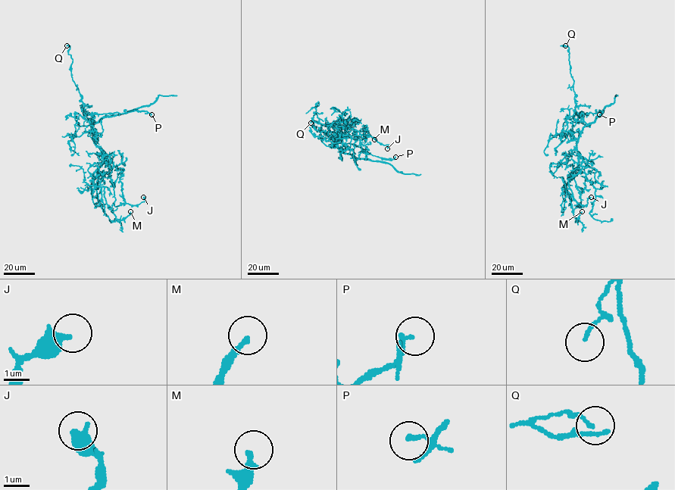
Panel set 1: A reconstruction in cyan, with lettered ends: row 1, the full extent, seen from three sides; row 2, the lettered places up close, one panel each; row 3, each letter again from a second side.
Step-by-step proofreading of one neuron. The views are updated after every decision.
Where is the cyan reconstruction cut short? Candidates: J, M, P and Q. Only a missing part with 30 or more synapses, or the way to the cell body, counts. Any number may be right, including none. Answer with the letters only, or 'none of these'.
none of these

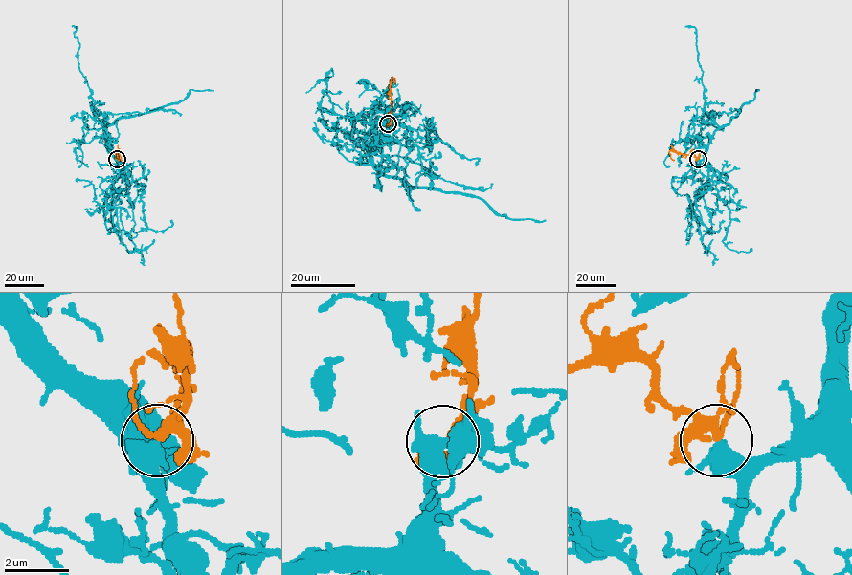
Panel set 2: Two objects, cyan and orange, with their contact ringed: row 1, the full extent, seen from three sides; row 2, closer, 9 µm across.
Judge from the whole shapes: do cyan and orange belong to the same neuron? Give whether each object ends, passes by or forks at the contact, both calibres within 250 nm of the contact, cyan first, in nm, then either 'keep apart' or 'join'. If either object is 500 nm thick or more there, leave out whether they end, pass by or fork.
cyan passes by; orange forks there; 400 nm thick on the cyan side, 240 nm on the other; join

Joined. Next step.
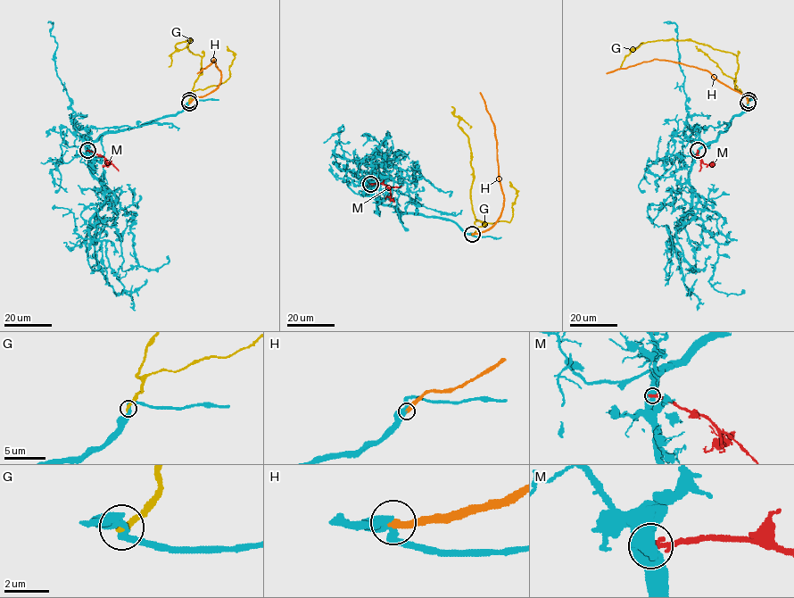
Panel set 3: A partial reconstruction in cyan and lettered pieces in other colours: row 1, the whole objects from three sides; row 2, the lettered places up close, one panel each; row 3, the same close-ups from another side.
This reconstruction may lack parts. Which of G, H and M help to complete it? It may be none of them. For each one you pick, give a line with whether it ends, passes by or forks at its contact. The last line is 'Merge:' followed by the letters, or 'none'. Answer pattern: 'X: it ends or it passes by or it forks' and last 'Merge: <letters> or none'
H: it ends
Merge: H

